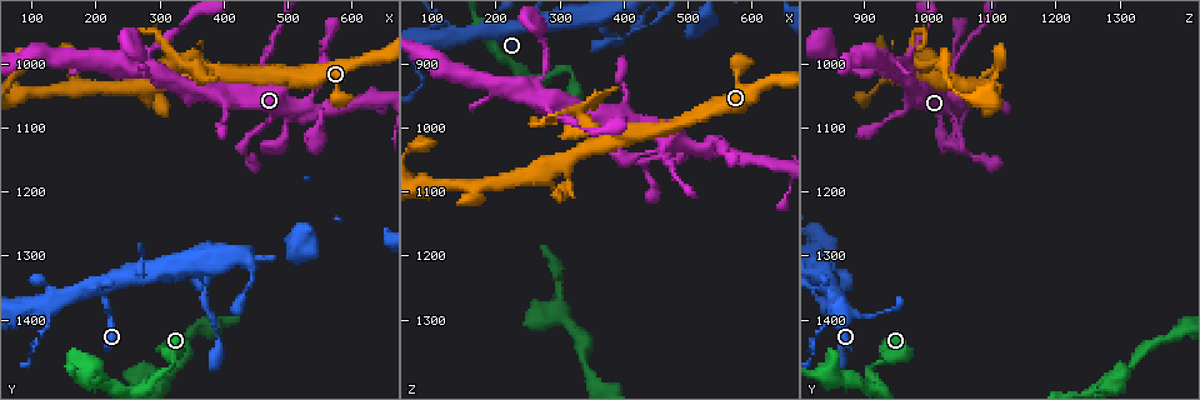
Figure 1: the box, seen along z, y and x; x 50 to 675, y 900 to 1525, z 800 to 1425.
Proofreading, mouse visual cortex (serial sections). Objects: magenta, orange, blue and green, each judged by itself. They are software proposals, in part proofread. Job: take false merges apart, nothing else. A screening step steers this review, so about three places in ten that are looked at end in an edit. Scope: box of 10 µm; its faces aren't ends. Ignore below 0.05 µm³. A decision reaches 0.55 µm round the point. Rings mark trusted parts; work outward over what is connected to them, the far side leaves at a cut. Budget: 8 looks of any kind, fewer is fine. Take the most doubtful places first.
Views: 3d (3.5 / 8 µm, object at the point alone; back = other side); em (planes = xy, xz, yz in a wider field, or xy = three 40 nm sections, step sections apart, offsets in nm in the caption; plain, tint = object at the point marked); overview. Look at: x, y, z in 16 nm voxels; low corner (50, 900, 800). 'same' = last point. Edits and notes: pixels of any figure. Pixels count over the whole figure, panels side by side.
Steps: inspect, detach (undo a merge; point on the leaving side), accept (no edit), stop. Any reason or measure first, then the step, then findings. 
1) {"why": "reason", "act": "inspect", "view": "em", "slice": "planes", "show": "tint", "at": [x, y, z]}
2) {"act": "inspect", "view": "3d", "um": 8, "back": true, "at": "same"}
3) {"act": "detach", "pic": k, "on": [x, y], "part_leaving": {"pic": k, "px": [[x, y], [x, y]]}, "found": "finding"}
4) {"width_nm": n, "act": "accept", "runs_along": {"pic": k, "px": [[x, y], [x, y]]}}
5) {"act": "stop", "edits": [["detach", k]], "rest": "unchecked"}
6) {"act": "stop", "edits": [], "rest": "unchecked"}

{"why": "four or more arms meet", "act": "inspect", "view": "3d", "um": 8, "at": [265, 1010, 935]}

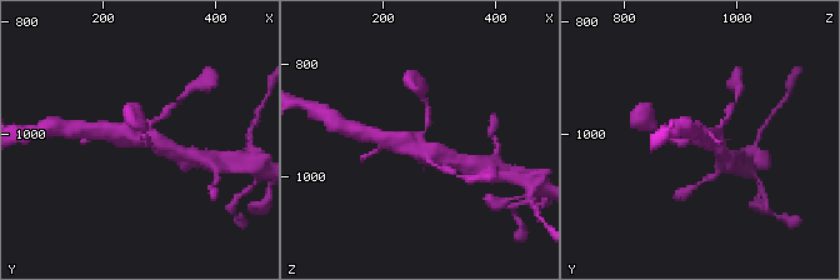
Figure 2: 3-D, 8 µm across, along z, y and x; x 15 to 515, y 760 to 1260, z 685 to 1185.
{"arms": 4, "arm_widths_nm": [150, 200, 400, 450], "act": "inspect", "view": "em", "slice": "xy", "step": 3, "show": "tint", "at": "same"}

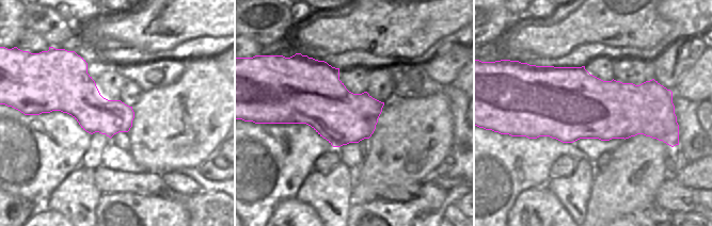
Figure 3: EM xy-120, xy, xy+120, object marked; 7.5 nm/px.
{"act": "accept", "found": "one cell here"}

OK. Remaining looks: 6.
{"why": "thick turns thin", "act": "inspect", "view": "3d", "um": 3.5, "at": [130, 1375, 855]}

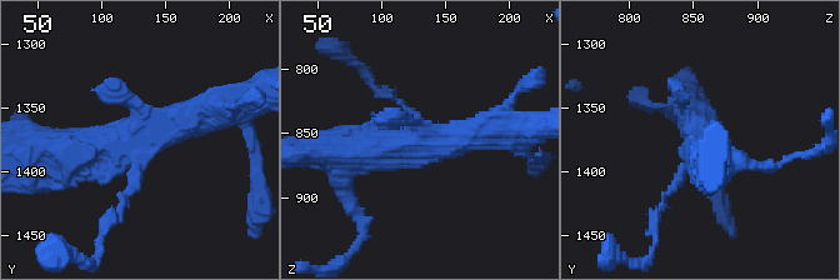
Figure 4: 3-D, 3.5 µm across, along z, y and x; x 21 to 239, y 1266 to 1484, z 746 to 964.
{"why": "need the tissue", "act": "inspect", "view": "em", "slice": "xy", "step": 5, "show": "tint", "at": [124, 1372, 858]}

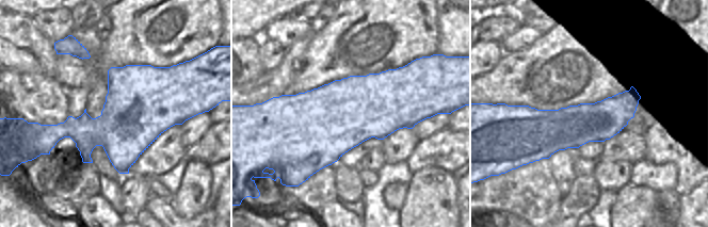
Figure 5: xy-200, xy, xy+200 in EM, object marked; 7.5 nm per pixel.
{"act": "accept", "runs_along": {"pic": 4, "px": [[211, 114], [63, 159]]}, "found": "one cell here"}

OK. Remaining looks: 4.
{"why": "branch point", "act": "inspect", "view": "3d", "um": 8, "at": [565, 1070, 1040]}

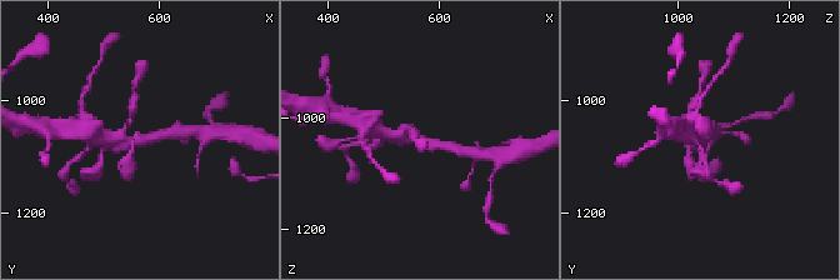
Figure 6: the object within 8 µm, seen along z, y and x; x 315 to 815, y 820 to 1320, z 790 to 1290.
{"arms": 3, "arm_widths_nm": [250, 250, 300], "why": "shape alone is not enough", "act": "inspect", "view": "em", "slice": "xy", "step": 5, "show": "tint", "at": "same"}

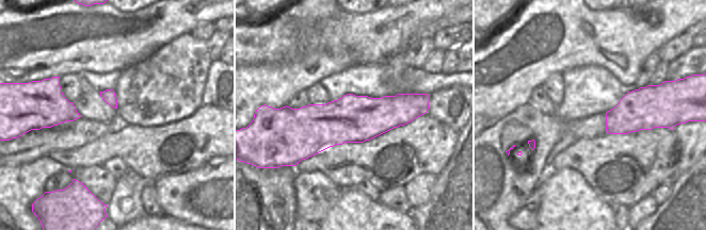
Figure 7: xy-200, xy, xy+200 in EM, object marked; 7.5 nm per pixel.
{"width_nm": 360, "act": "accept", "runs_along": {"pic": 6, "px": [[383, 131], [398, 139], [453, 148]]}, "found": "continuous, no second cell"}

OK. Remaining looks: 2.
{"act": "stop", "edits": [], "rest": "unchecked"}

